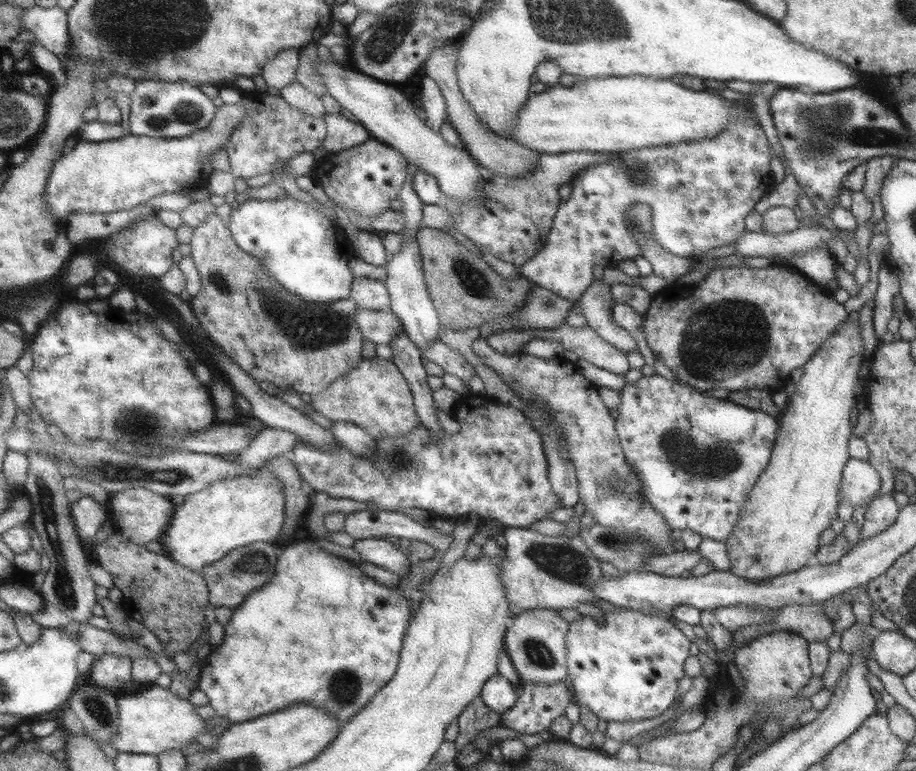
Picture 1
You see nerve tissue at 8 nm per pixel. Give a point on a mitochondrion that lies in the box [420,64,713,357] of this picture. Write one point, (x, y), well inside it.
(476, 284)

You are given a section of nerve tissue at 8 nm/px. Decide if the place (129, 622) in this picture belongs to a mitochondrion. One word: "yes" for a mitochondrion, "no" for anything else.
no

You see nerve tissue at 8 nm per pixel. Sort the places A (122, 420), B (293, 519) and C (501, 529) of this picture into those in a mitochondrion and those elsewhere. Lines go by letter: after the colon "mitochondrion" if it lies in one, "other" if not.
A: mitochondrion
B: other
C: other

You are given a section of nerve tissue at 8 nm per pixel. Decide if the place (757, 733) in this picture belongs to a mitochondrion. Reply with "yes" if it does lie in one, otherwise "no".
no

